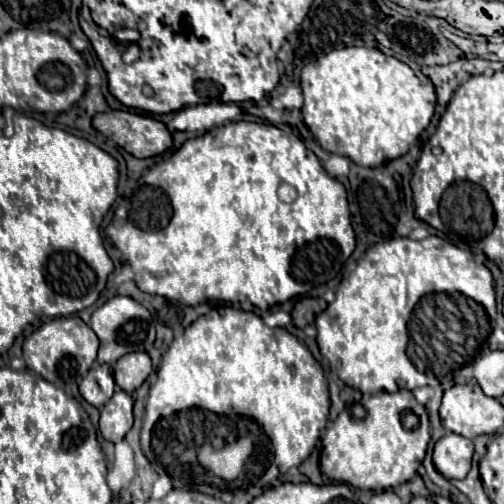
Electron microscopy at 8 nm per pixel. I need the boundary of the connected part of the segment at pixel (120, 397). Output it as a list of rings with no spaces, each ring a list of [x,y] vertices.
[[[117,388],[113,398],[101,408],[99,430],[105,440],[119,442],[125,438],[131,426],[133,426],[133,398]]]

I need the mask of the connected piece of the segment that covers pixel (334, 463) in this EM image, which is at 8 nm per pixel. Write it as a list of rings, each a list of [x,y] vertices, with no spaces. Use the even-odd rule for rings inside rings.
[[[399,390],[395,394],[379,392],[375,396],[369,396],[361,402],[361,406],[367,410],[365,418],[355,418],[349,410],[343,410],[331,428],[323,434],[323,450],[321,450],[321,470],[329,480],[335,482],[347,482],[361,490],[387,490],[395,488],[407,480],[411,480],[417,474],[419,464],[425,458],[427,444],[431,440],[429,434],[429,418],[427,410],[415,400],[415,396],[409,390]]]

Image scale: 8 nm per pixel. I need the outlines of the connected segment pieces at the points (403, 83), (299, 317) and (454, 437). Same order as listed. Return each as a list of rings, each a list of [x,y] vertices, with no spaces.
[[[341,48],[321,56],[301,70],[301,90],[305,104],[303,120],[323,150],[351,158],[359,166],[381,166],[403,156],[419,134],[429,126],[435,110],[435,88],[427,76],[417,76],[407,64],[385,56],[377,48]]]
[[[303,298],[295,304],[291,316],[293,316],[293,324],[297,328],[305,328],[307,324],[315,322],[315,316],[319,312],[323,312],[327,308],[327,302],[321,298]]]
[[[445,434],[433,450],[433,462],[435,468],[447,476],[449,480],[461,480],[467,476],[471,468],[471,456],[473,456],[473,442],[469,438],[463,438],[459,434]]]

